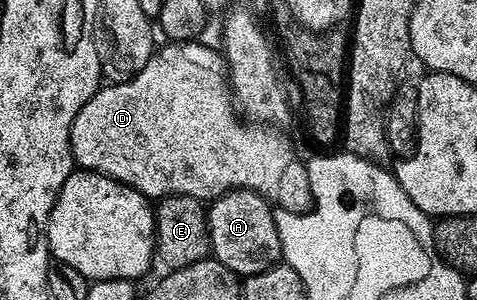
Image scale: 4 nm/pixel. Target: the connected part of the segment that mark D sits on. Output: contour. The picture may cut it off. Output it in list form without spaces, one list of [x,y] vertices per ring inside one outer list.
[[[193,41],[191,43],[169,42],[168,47],[156,49],[152,56],[140,72],[125,78],[123,81],[112,81],[114,83],[101,86],[100,90],[82,105],[78,117],[74,117],[72,122],[72,132],[70,133],[70,145],[72,146],[72,158],[77,168],[85,171],[96,171],[100,175],[109,175],[111,179],[117,179],[127,187],[133,187],[136,191],[159,201],[165,195],[185,195],[194,197],[201,201],[211,201],[217,199],[219,195],[226,194],[227,191],[234,191],[237,187],[247,191],[257,191],[263,199],[275,205],[281,211],[294,211],[303,213],[312,207],[312,190],[308,180],[308,168],[298,156],[292,152],[292,143],[283,135],[283,130],[272,125],[249,125],[238,114],[233,102],[230,84],[226,78],[226,67],[219,58],[212,56],[212,51],[208,47],[203,47],[203,42]]]

